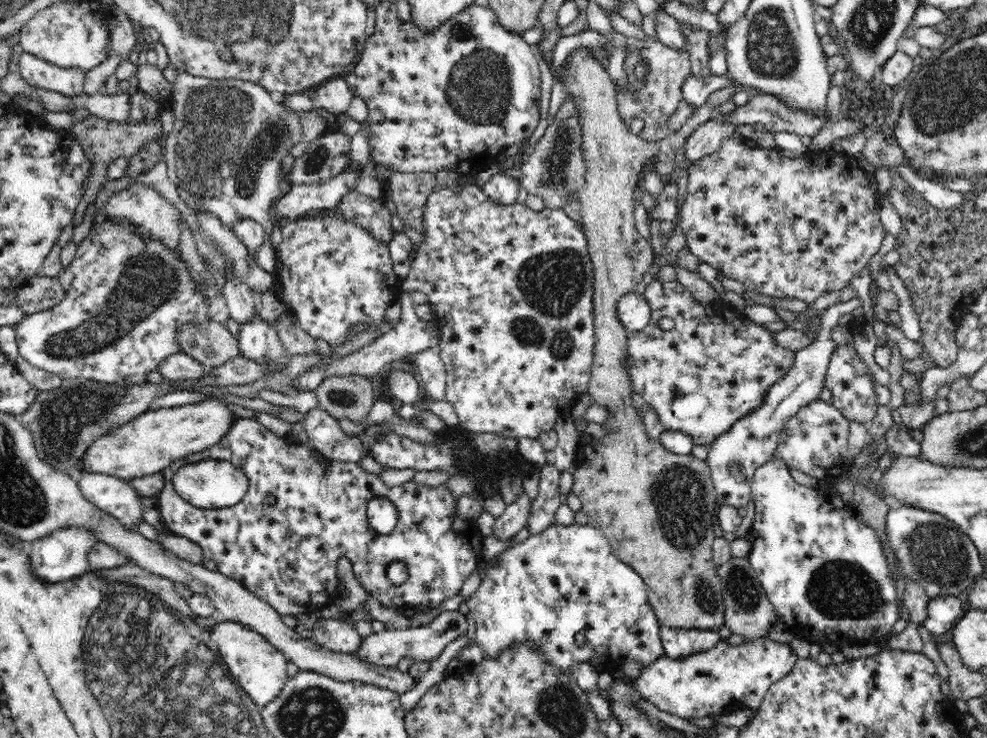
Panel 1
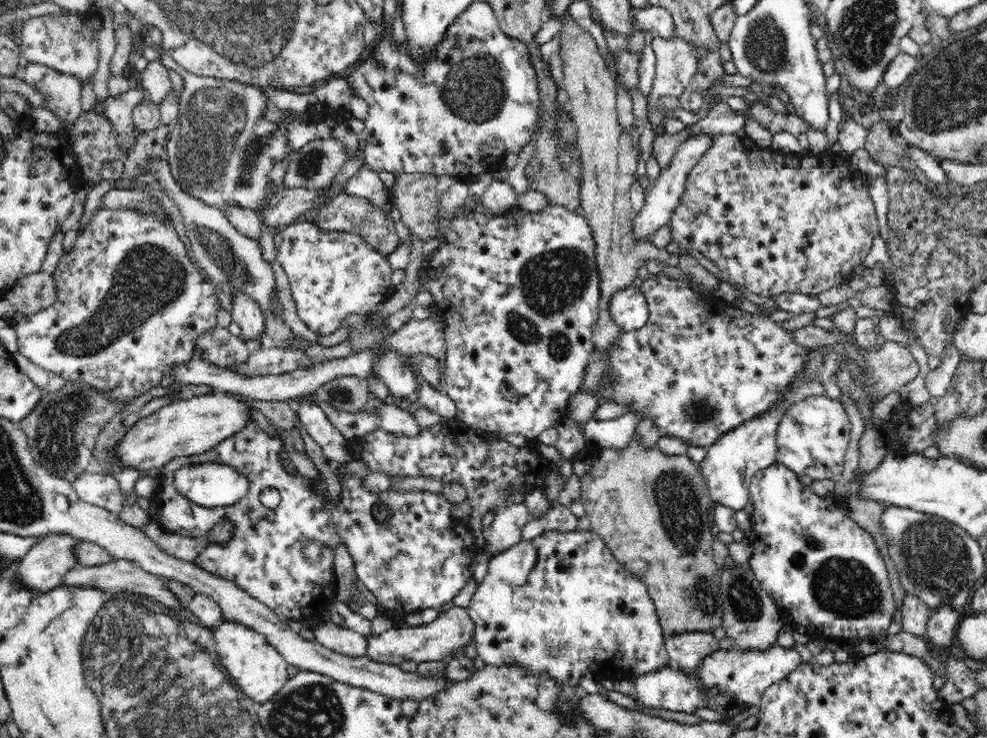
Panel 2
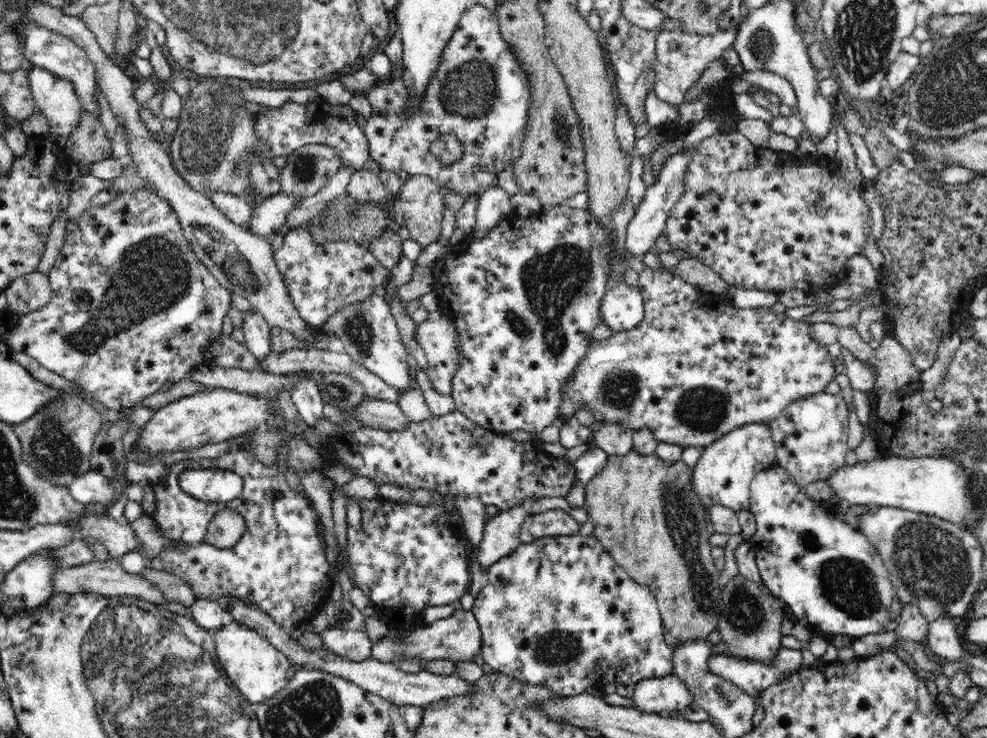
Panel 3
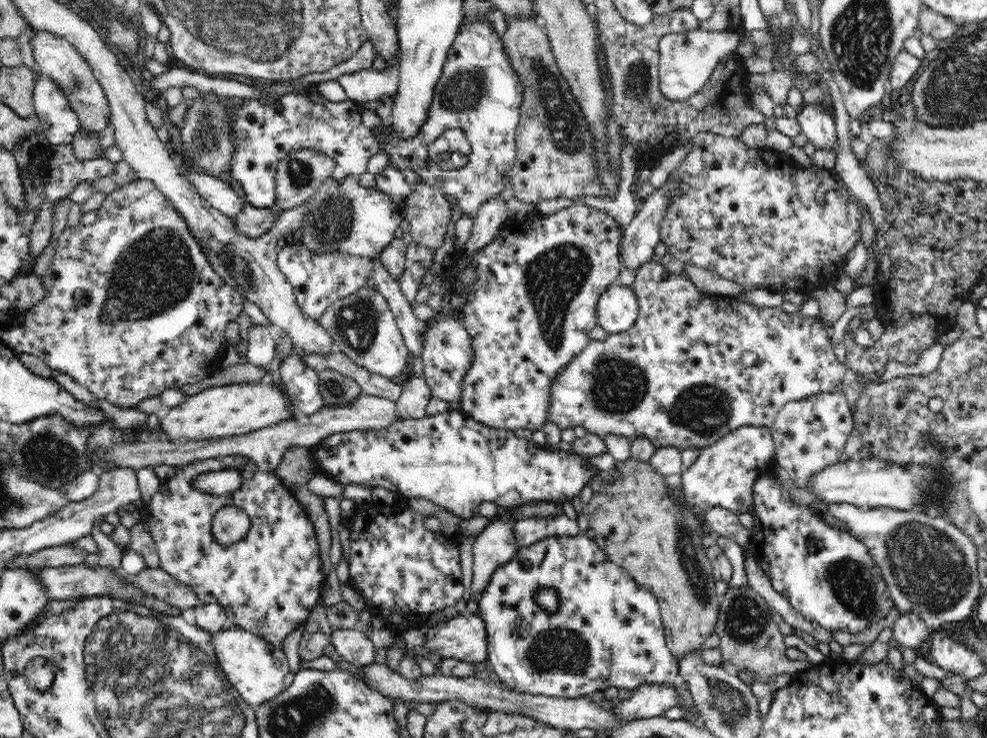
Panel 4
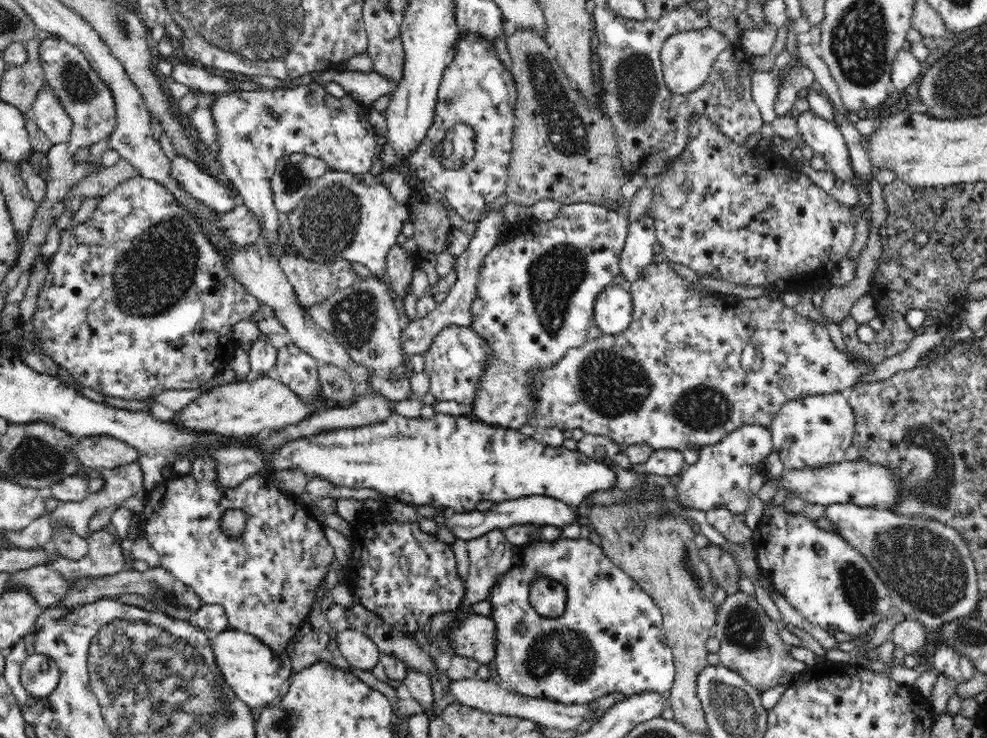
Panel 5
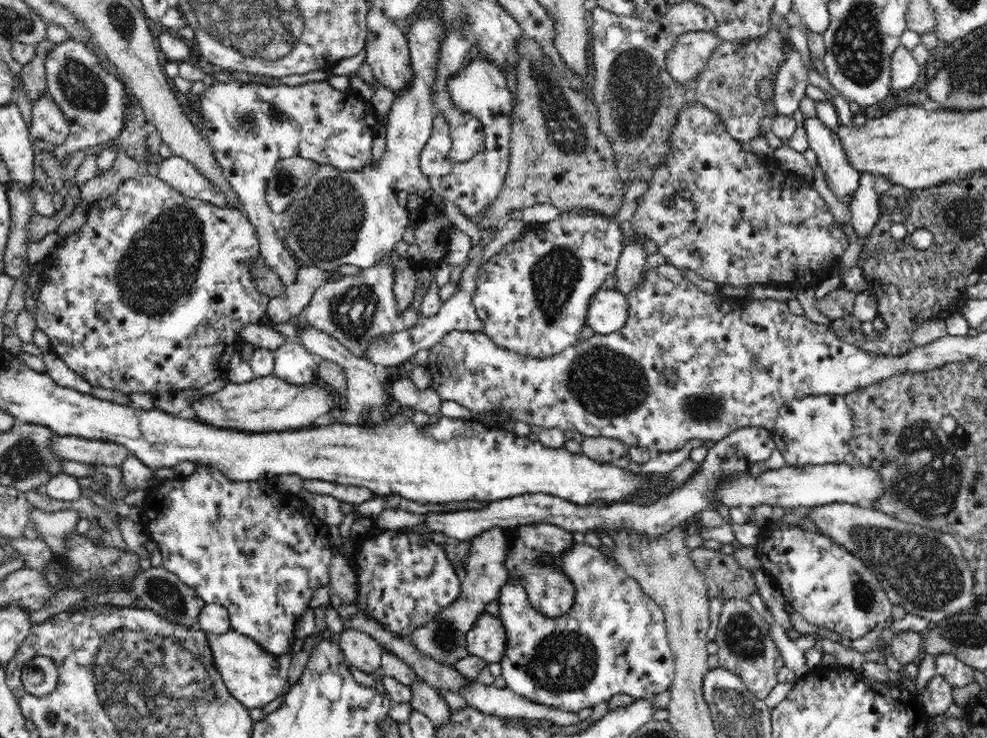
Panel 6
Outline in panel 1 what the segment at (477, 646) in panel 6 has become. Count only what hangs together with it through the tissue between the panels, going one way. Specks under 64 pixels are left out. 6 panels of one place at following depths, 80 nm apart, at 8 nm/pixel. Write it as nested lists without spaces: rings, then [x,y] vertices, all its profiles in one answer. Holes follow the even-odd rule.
[[[458,610],[442,611],[431,622],[418,627],[406,628],[406,630],[388,627],[379,633],[373,632],[370,636],[363,637],[355,655],[360,660],[371,662],[376,666],[390,667],[396,667],[404,656],[411,656],[422,668],[422,662],[433,658],[436,660],[452,641],[466,635],[467,630],[466,614]]]

